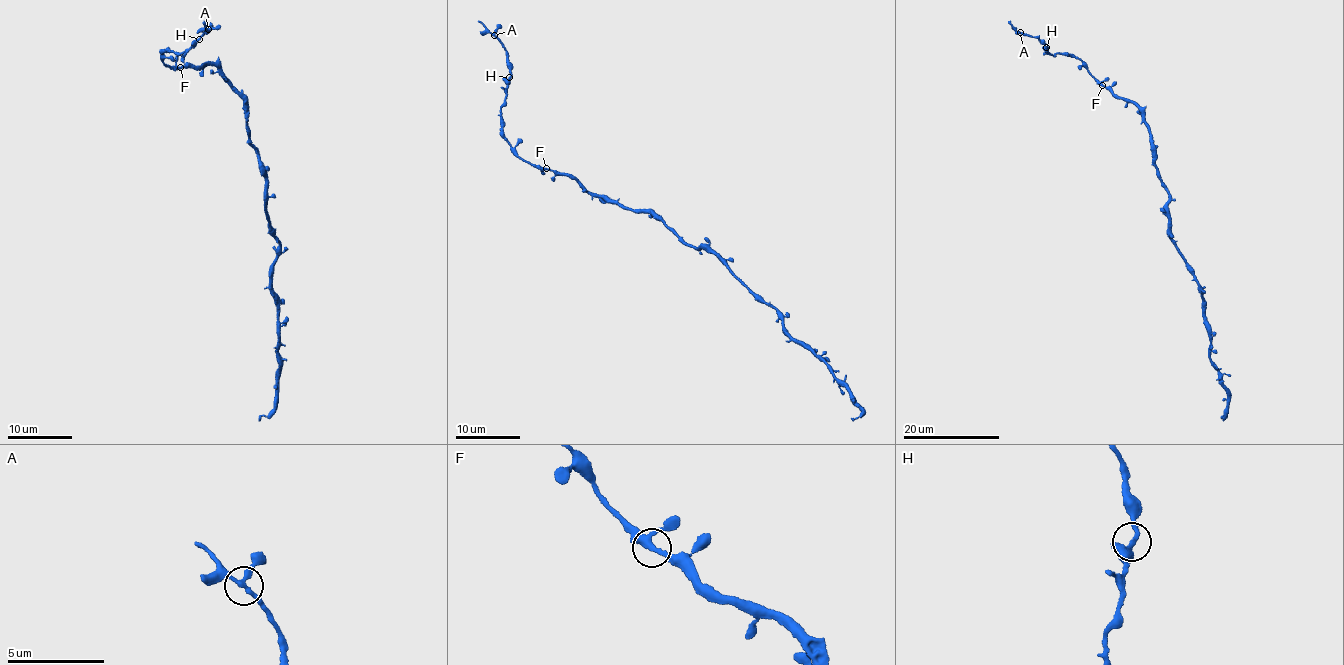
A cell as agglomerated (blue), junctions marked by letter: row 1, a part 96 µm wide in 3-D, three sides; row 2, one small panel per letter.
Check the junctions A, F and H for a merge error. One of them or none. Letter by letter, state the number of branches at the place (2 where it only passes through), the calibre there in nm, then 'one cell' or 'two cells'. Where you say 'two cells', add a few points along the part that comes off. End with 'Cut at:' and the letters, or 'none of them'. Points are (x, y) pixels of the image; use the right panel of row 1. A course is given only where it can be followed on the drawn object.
A: 3 branches meet; 240 nm thick; one cell
F: 3 branches meet; 280 nm thick; one cell
H: 2 branches meet; 320 nm thick; one cell
Cut at: none of them

